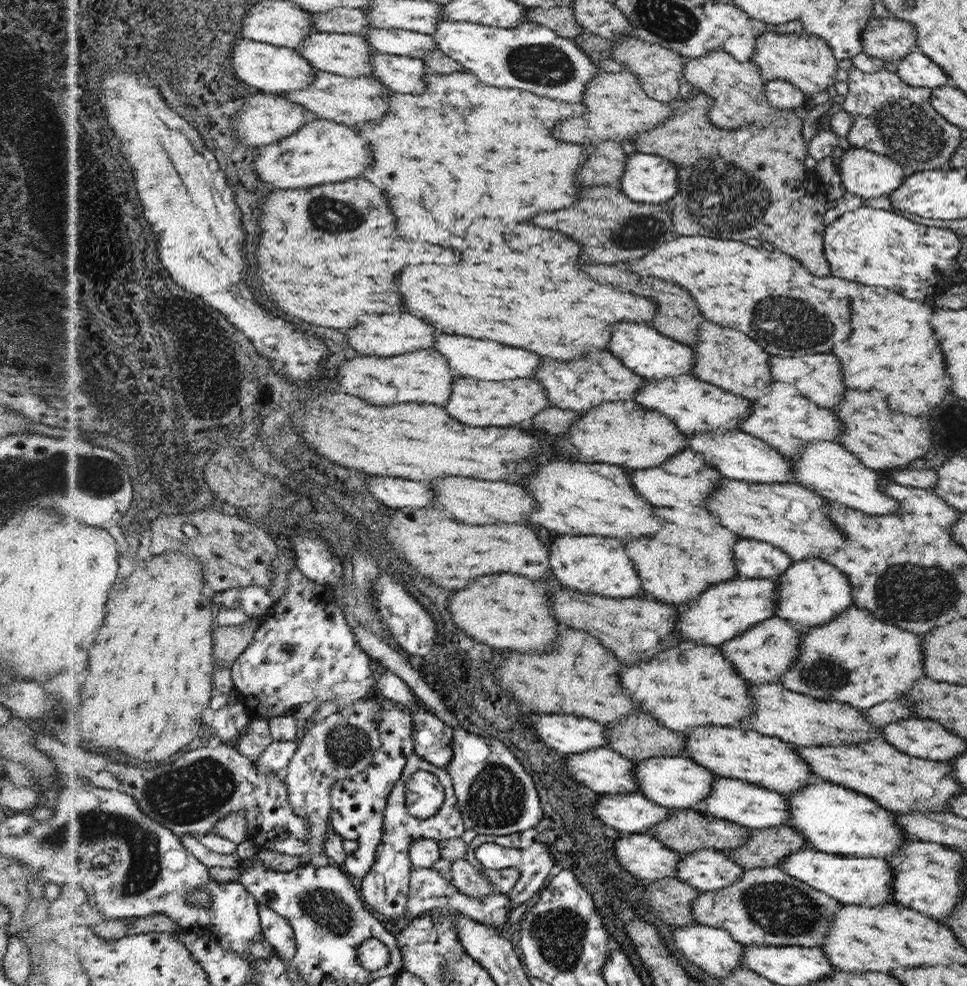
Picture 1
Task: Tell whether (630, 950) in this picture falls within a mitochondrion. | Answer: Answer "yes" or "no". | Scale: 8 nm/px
no

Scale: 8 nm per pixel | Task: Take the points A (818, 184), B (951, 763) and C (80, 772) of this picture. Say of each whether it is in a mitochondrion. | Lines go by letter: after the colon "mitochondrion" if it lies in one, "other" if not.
A: other
B: other
C: other

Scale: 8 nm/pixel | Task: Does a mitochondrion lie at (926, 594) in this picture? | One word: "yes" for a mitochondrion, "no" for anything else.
yes

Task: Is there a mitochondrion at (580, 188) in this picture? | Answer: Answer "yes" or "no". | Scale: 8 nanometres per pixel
no

